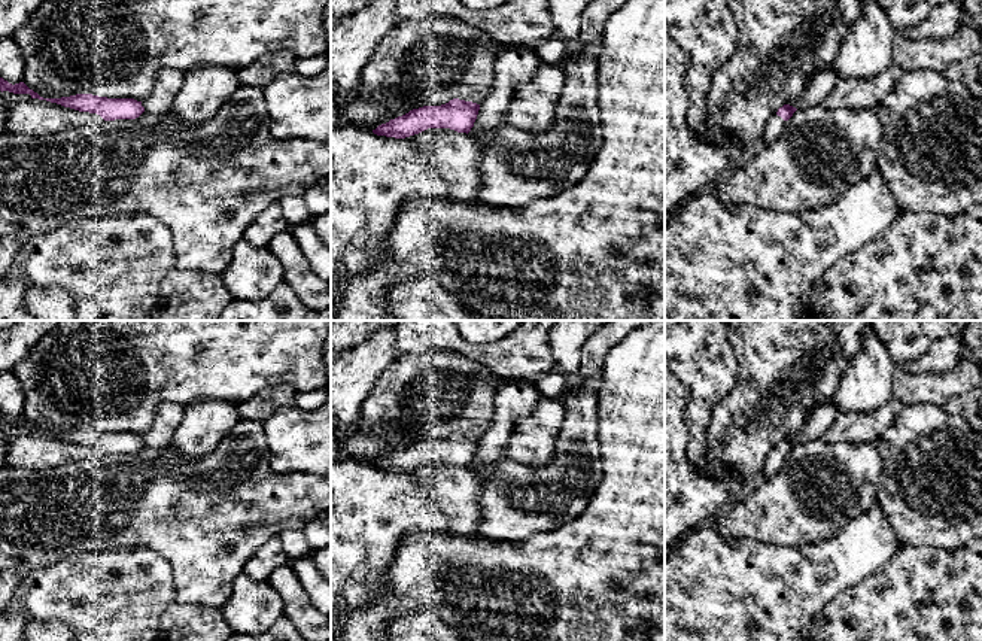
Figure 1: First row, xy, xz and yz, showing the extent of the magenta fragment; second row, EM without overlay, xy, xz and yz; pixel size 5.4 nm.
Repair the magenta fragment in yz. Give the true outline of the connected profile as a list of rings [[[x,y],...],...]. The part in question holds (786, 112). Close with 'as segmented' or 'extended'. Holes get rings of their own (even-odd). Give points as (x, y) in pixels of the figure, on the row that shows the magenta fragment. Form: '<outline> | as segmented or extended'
[[[790,104],[779,107],[778,112],[769,118],[758,146],[770,146],[772,143],[775,143],[782,134],[785,122],[793,116],[796,110],[797,109]]] | extended

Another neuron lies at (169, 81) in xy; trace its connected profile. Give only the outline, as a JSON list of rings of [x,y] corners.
[[[161,69],[148,98],[142,100],[146,112],[162,115],[171,110],[173,101],[183,85],[183,72],[177,69]]]

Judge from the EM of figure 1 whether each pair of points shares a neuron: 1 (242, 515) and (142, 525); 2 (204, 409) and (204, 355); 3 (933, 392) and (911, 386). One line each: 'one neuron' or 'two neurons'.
1: one neuron
2: two neurons
3: one neuron

